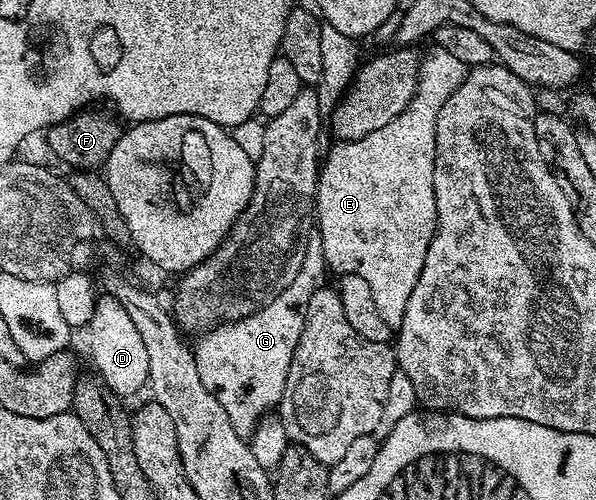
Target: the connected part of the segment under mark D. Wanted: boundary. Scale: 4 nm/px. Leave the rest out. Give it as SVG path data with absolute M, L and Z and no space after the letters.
M100 296L96 299L93 318L87 324L88 346L92 349L92 362L95 373L109 386L114 393L121 396L136 394L148 385L150 360L146 357L146 348L142 345L142 335L134 320L130 320L130 312L117 298Z

